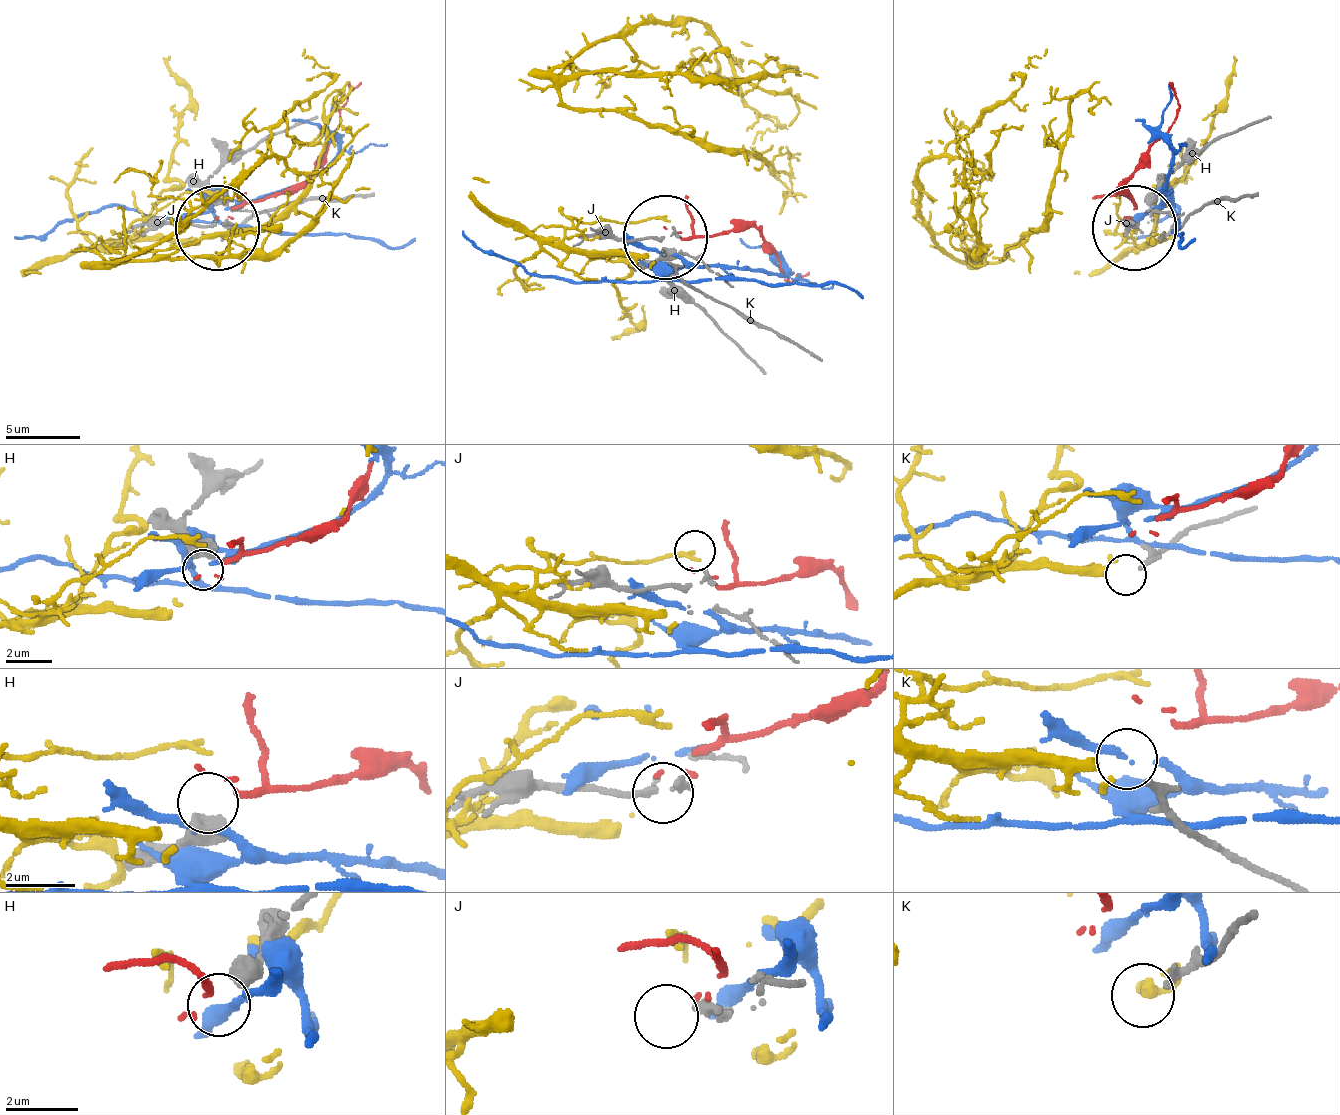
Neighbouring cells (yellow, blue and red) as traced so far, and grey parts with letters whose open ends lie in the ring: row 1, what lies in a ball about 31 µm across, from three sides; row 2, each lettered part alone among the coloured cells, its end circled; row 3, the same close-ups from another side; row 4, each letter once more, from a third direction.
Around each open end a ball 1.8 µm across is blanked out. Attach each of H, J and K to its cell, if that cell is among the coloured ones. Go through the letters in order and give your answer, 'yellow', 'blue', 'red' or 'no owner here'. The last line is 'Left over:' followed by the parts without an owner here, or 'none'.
H: red
J: no owner here
K: no owner here
Left over: J, K

